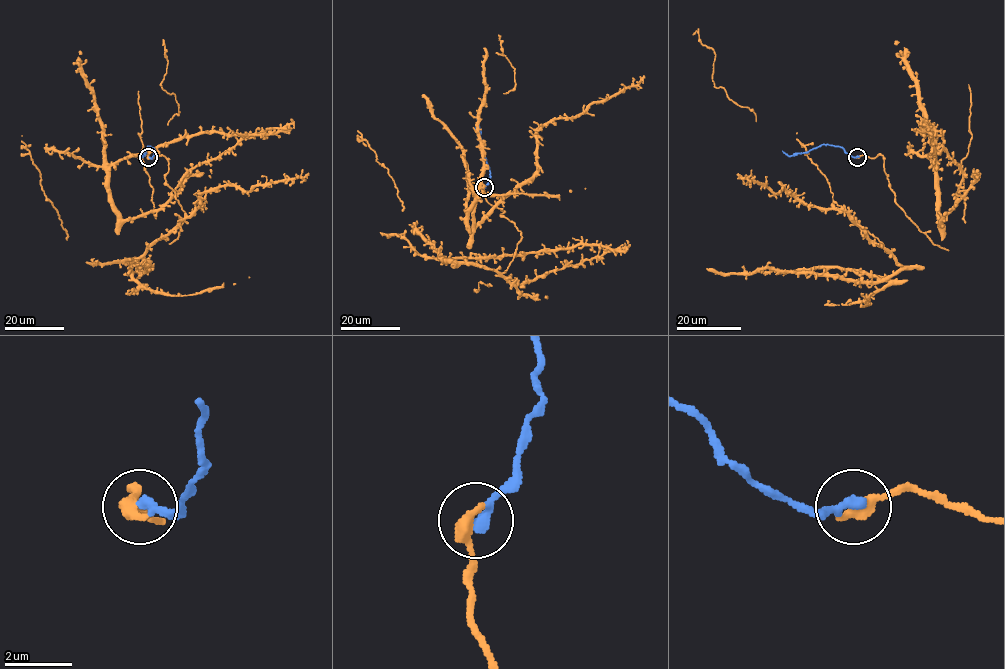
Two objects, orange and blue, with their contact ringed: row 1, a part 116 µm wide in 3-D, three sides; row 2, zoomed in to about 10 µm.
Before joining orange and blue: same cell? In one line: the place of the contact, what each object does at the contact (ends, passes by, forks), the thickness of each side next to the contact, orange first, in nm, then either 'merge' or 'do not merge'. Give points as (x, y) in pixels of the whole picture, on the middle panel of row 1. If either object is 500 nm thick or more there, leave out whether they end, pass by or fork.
at (484, 187); orange ends there; blue ends there; 440 nm thick on the orange side, 340 nm on the other; merge

